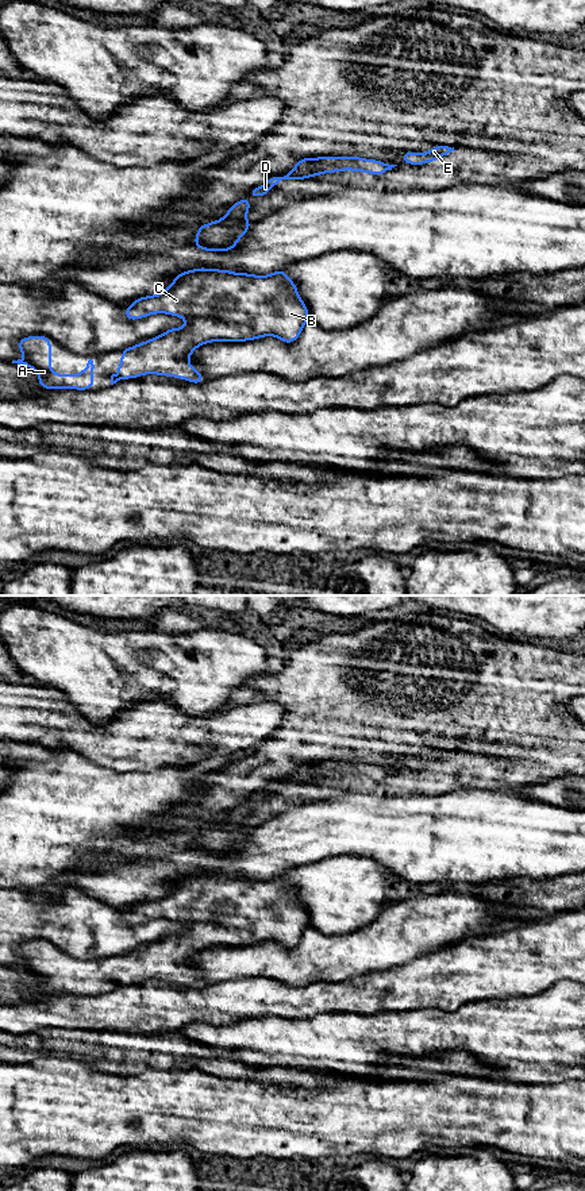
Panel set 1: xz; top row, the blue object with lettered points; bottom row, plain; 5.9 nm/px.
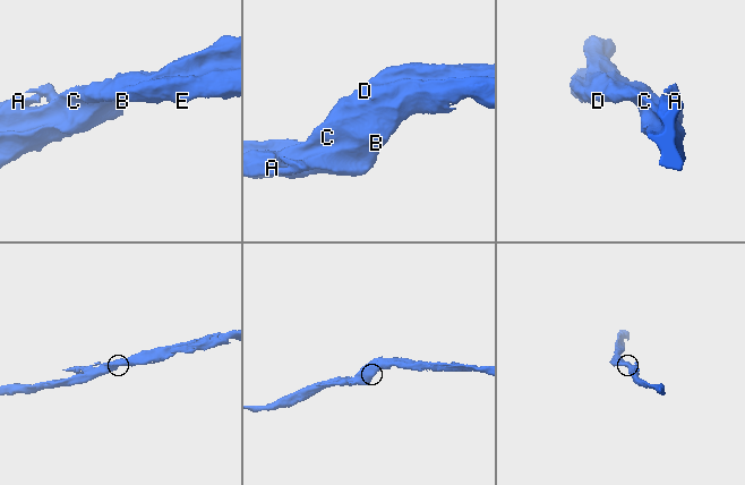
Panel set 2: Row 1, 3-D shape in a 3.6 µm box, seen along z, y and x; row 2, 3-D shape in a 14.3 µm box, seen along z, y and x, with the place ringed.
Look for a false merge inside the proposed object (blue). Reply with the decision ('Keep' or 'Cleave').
Keep

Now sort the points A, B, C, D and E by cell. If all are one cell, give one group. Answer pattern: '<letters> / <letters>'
A B C D E

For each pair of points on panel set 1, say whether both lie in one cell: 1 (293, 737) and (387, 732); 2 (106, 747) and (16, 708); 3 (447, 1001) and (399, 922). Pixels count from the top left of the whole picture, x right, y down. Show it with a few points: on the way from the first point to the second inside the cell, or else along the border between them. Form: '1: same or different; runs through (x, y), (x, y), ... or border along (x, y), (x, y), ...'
1: same; runs through (315, 721), (364, 721)
2: same; runs through (84, 737), (62, 728), (46, 716), (38, 715)
3: different; border along (450, 944), (438, 951), (395, 964), (391, 968)

